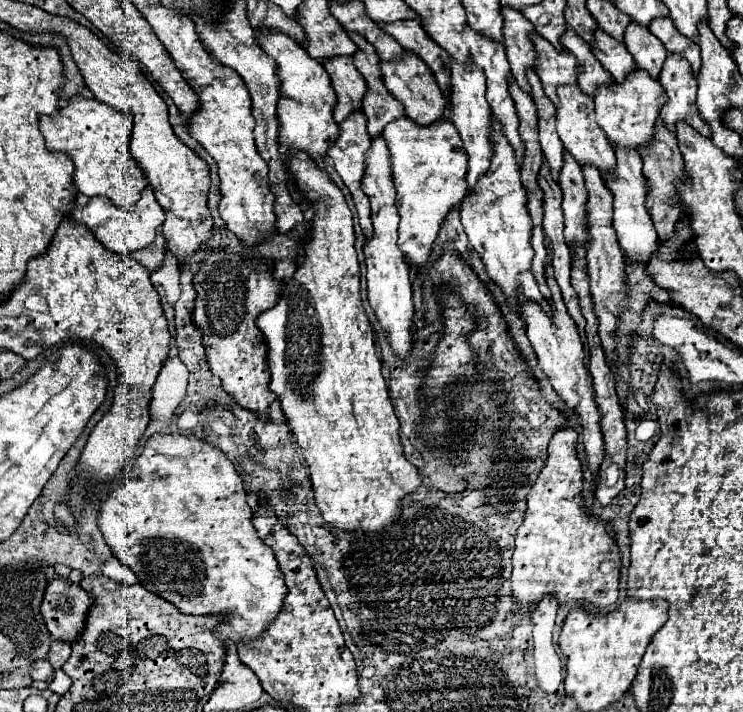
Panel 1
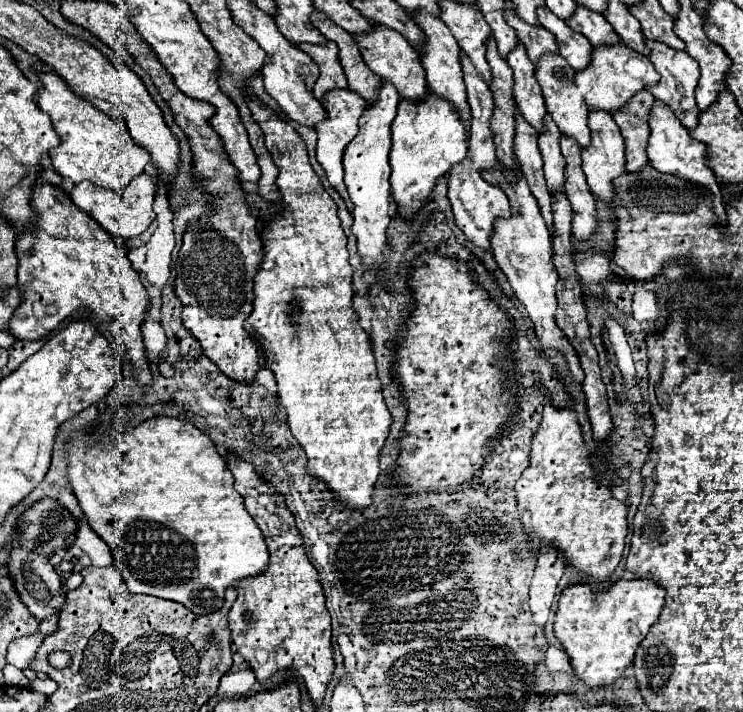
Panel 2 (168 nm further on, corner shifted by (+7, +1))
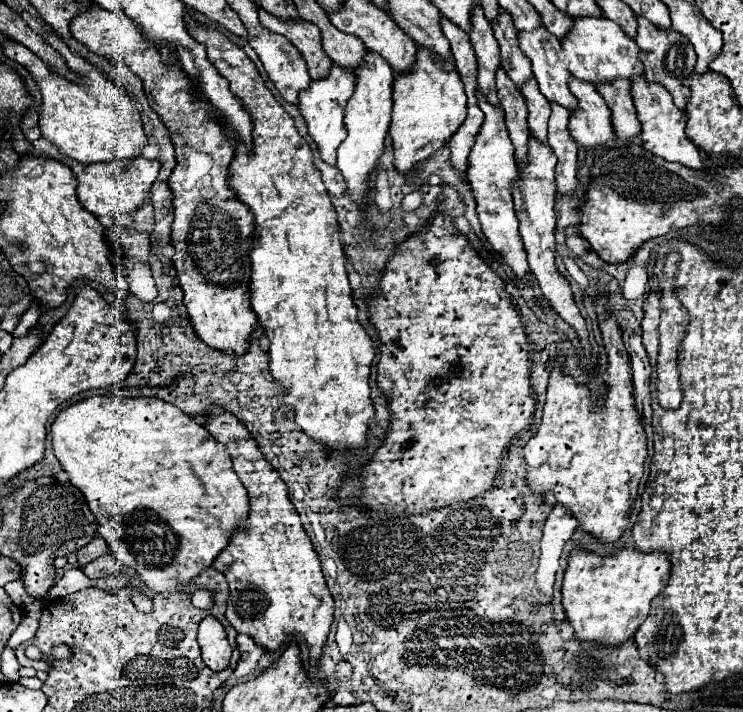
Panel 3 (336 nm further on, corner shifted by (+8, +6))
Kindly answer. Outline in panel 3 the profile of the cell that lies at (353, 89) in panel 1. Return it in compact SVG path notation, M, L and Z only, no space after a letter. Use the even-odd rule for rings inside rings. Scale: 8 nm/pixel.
M260 10L260 22L274 34L284 34L302 54L302 58L308 64L310 76L312 80L322 80L330 68L332 68L332 60L326 56L324 48L322 48L322 38L320 38L320 30L304 20L296 20L296 22L280 22L274 16L270 16L268 12Z

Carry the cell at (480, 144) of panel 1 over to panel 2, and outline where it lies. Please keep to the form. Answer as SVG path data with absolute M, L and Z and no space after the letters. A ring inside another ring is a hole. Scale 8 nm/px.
M415 13L415 15L411 15L411 17L413 17L413 19L417 21L417 25L423 27L423 31L425 31L425 43L423 43L423 47L421 47L421 51L419 51L419 57L421 57L423 69L427 71L427 85L429 85L429 89L431 89L435 95L439 95L439 97L449 99L449 101L457 107L457 111L461 113L463 123L469 127L469 115L471 115L471 111L469 111L469 105L467 105L467 91L465 91L463 71L461 71L461 63L459 63L459 53L461 53L461 49L459 49L455 37L451 35L451 31L447 29L447 25L445 25L441 19L431 17L429 13Z

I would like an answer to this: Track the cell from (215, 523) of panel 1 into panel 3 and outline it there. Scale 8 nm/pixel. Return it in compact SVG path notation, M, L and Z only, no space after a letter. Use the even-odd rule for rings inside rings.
M90 396L86 400L80 400L76 404L64 408L52 422L50 434L52 434L52 448L54 448L56 458L60 460L62 468L66 470L70 482L84 494L88 508L92 510L92 514L98 520L98 534L110 544L114 558L120 564L136 570L136 574L140 576L146 590L150 590L150 592L190 592L192 604L196 608L210 610L214 606L214 592L204 590L204 588L194 588L194 578L200 572L208 570L212 566L212 562L218 558L218 554L232 542L236 528L244 526L248 522L248 510L250 510L248 492L242 486L242 482L238 480L224 444L218 444L214 440L214 436L202 424L198 424L196 418L190 418L174 404L168 404L168 402L156 400L156 398L122 398L122 396Z

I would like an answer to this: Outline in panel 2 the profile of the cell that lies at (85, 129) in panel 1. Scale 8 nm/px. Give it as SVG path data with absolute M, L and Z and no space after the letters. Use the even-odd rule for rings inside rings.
M39 73L39 79L43 81L39 107L51 117L53 127L61 139L61 143L49 155L59 175L69 177L75 185L81 181L91 181L95 185L121 191L145 171L145 165L149 163L147 149L133 145L123 119L97 111L91 103L69 91L69 87L55 73Z

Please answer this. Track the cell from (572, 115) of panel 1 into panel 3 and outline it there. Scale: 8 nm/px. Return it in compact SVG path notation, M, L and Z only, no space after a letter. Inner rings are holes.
M546 28L518 32L518 40L522 52L532 60L532 72L540 86L540 92L548 98L548 102L556 102L574 112L578 108L578 100L568 88L572 76L558 56L562 52L560 40L554 34L546 32Z

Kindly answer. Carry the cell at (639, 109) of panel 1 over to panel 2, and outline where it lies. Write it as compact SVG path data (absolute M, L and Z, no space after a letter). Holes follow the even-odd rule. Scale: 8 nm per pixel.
M599 45L591 51L591 65L579 73L575 73L575 83L583 93L585 101L593 109L603 109L613 113L623 103L627 103L637 91L645 89L647 85L655 85L659 81L659 73L651 65L649 57L635 53L627 45Z

